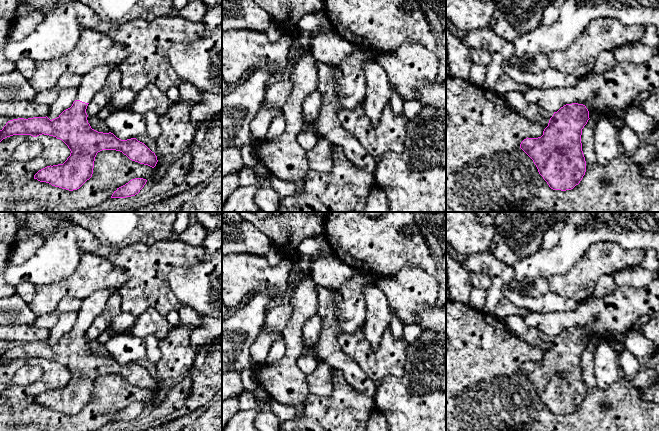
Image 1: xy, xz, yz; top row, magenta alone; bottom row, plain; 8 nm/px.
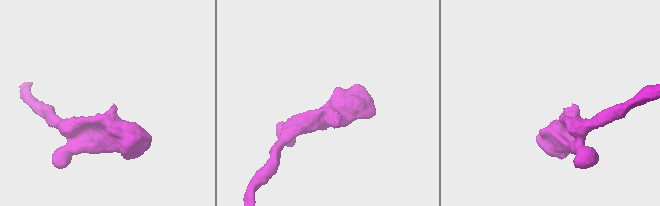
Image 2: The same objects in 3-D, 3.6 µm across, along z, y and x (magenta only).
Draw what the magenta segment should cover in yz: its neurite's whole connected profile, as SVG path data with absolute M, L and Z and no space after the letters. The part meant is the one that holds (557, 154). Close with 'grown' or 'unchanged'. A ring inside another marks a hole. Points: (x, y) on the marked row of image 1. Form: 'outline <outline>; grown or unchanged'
outline M572 103L554 112L543 135L526 138L520 148L533 160L539 174L553 190L571 190L580 183L586 172L586 161L582 151L582 129L589 120L589 111L583 104Z; unchanged

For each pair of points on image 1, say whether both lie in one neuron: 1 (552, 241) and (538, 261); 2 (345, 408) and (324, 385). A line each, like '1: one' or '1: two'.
1: two
2: two

